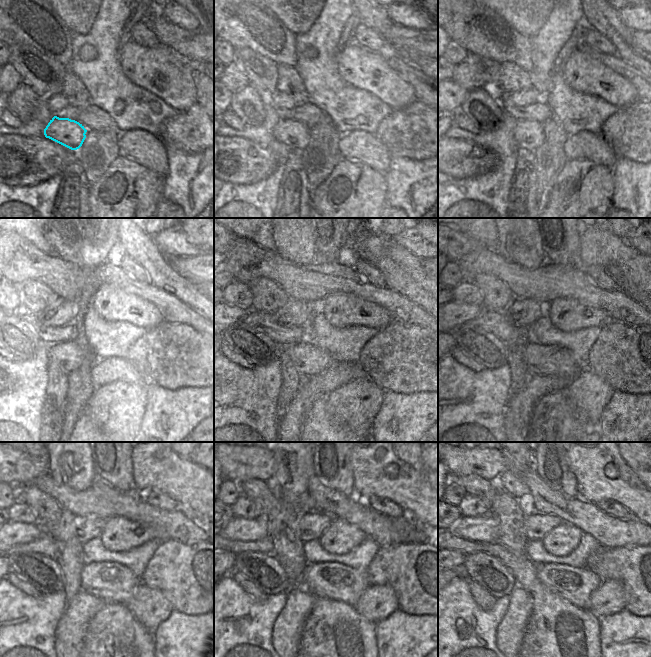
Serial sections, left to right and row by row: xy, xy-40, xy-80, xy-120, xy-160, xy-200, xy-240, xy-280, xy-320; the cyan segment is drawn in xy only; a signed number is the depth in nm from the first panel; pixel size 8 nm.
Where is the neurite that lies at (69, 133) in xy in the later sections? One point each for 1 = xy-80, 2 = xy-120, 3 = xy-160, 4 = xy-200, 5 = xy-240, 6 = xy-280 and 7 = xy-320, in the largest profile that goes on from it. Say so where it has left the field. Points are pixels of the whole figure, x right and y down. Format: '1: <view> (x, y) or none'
1: xy-80 (528, 135)
2: xy-120 (67, 357)
3: xy-160 (310, 360)
4: xy-200 (541, 360)
5: xy-240 (111, 582)
6: xy-280 (331, 580)
7: xy-320 (575, 585)

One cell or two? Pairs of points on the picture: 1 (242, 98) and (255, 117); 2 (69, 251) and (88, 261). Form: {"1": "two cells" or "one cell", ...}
{"1": "one cell", "2": "two cells"}

